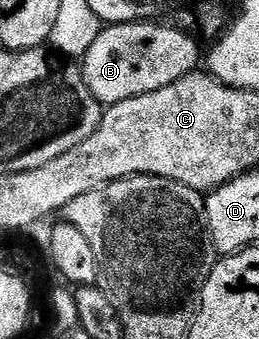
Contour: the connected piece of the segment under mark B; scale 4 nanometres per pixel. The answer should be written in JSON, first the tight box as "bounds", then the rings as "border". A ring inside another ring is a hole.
{"bounds":[81,21,201,105],"border":[[[144,21],[116,27],[104,26],[100,30],[97,41],[93,41],[93,45],[89,45],[87,54],[81,59],[83,80],[85,85],[89,85],[97,102],[110,105],[129,101],[133,97],[141,97],[145,93],[153,93],[157,89],[165,89],[165,85],[173,85],[173,81],[192,74],[198,68],[195,67],[198,63],[200,66],[201,51],[199,55],[198,41],[189,32],[182,31],[179,27],[170,27],[167,23],[159,22]]]}

